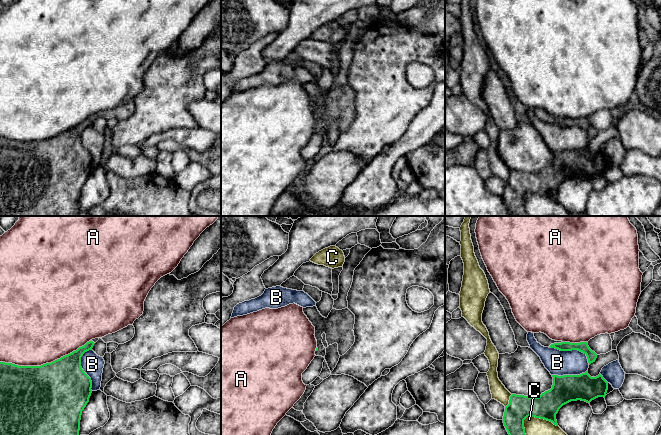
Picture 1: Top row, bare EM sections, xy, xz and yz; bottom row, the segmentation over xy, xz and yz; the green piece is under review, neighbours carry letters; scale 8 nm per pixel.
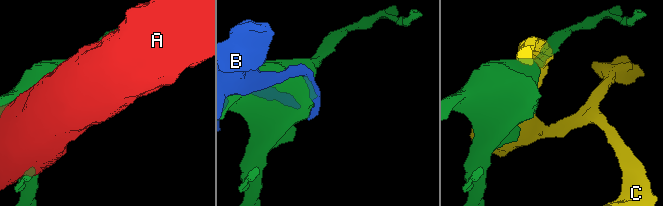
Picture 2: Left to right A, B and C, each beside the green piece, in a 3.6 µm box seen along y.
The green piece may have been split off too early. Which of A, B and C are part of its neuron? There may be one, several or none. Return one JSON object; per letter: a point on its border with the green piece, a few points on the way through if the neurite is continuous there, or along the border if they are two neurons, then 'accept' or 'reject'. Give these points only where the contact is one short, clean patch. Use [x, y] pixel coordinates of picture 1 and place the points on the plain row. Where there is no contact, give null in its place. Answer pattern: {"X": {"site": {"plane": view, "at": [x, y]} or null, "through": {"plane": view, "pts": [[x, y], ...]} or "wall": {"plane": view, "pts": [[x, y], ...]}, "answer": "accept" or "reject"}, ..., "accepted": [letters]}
{"A": {"site": {"plane": "xy", "at": [44, 140]}, "answer": "reject"}, "B": {"site": {"plane": "yz", "at": [572, 125]}, "answer": "reject"}, "C": {"site": {"plane": "yz", "at": [540, 194]}, "answer": "reject"}, "accepted": []}

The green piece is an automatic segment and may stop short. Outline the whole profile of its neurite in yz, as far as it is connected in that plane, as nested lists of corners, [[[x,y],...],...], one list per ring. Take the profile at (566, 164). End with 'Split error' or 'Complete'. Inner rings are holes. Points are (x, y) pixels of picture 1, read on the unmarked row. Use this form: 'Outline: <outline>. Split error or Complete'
Outline: [[[588,147],[580,151],[552,151],[553,161],[538,173],[512,170],[505,183],[504,202],[510,216],[527,216],[524,196],[535,193],[552,198],[558,202],[556,190],[571,177],[590,179],[598,173],[606,172],[608,158],[601,150],[591,153]]]. Complete

